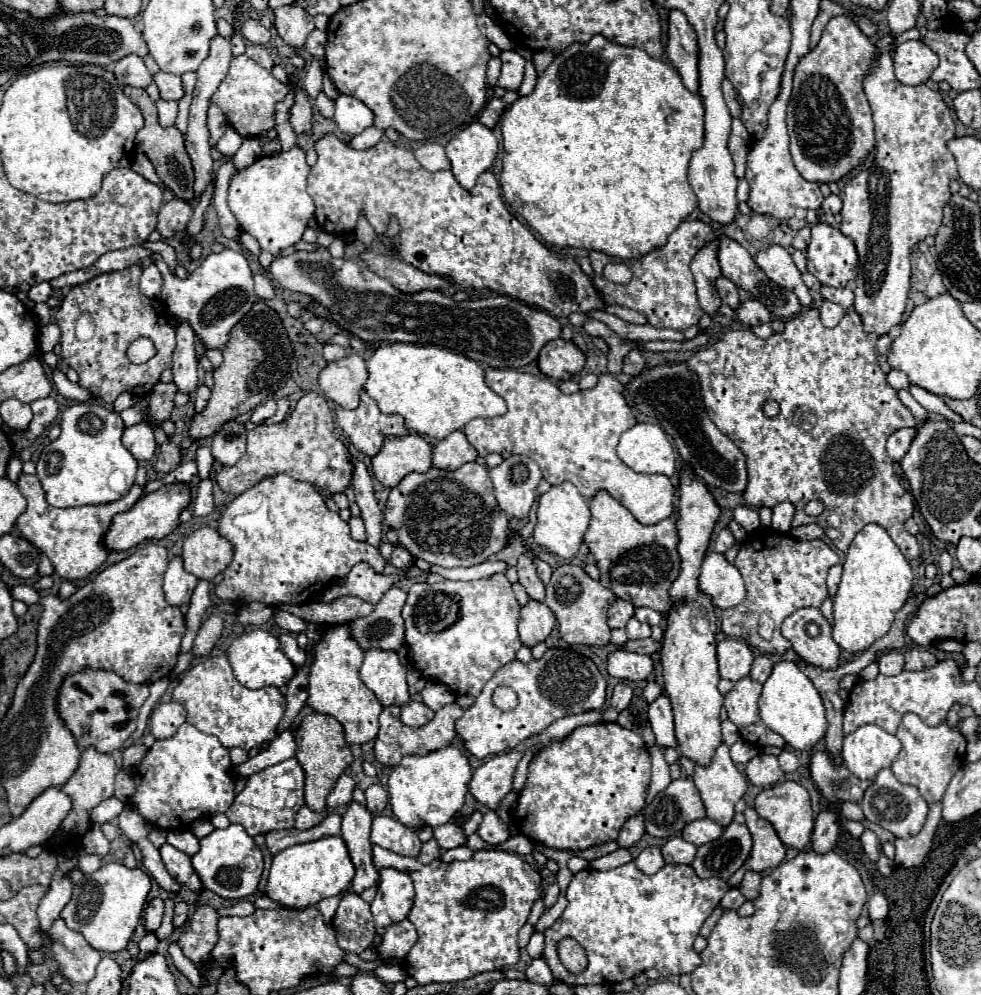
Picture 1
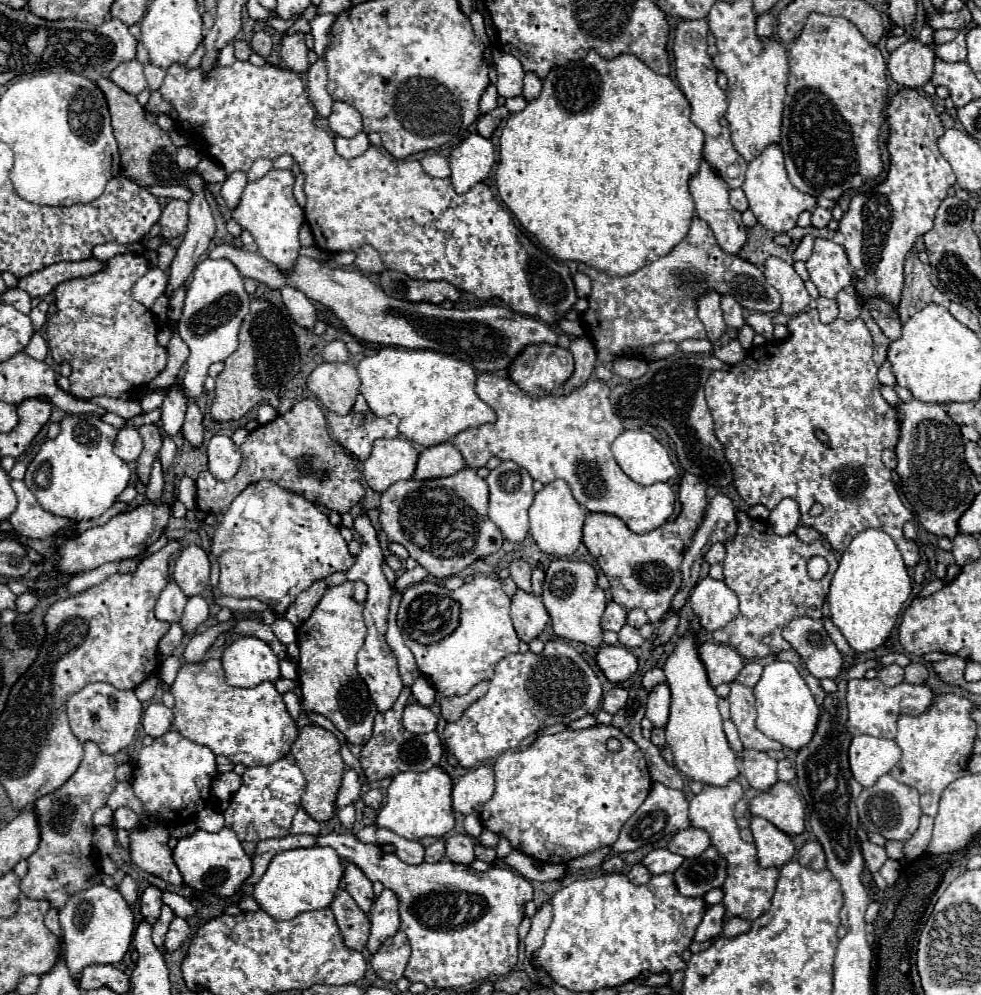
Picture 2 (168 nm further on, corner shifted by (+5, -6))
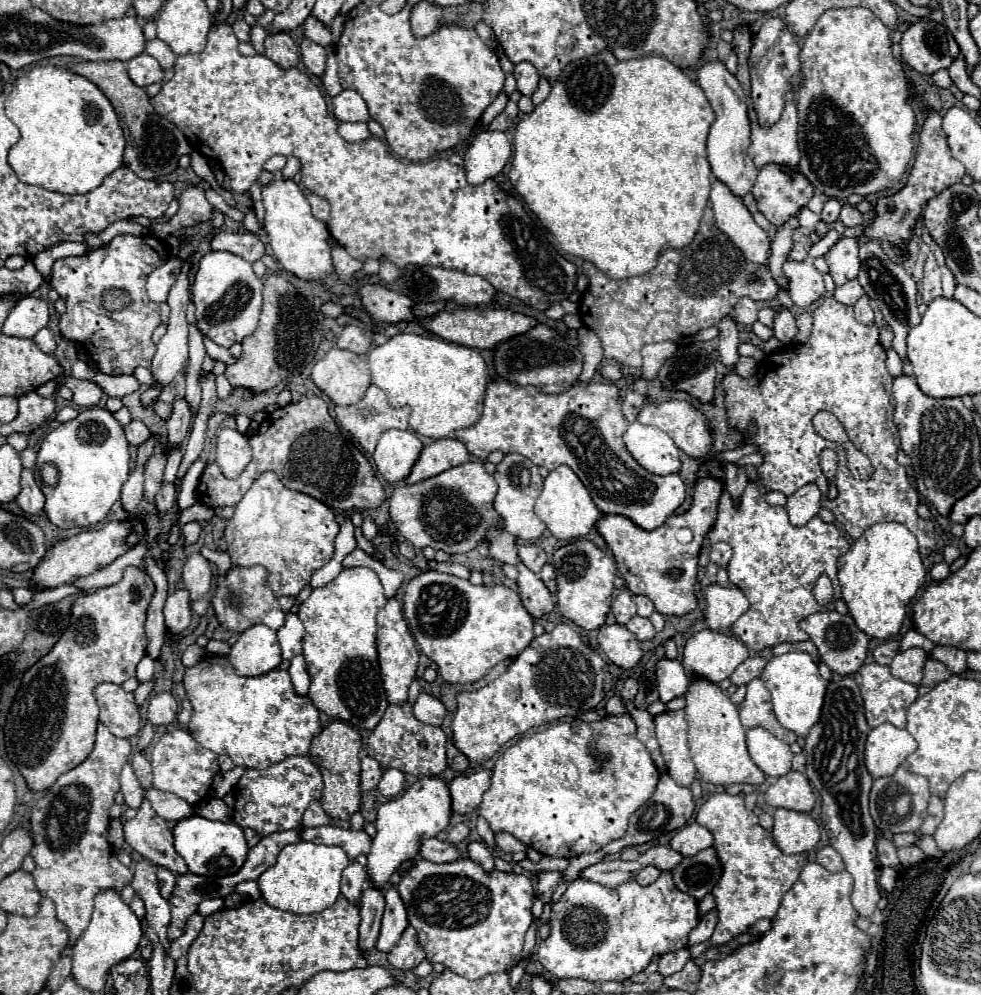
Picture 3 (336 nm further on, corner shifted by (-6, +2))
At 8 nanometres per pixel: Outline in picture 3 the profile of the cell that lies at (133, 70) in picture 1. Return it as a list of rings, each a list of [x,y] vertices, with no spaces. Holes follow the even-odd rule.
[[[142,52],[140,56],[136,56],[136,58],[132,58],[128,64],[126,64],[126,68],[128,68],[128,74],[130,74],[130,78],[132,78],[132,82],[136,84],[136,86],[140,86],[140,88],[146,88],[148,84],[152,84],[152,82],[162,82],[162,78],[164,78],[164,70],[162,70],[162,66],[158,64],[158,60],[154,60],[150,54],[146,54],[146,52]]]

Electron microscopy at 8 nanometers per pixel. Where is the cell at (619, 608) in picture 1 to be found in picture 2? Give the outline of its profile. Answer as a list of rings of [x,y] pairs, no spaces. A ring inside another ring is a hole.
[[[609,602],[603,614],[603,620],[601,620],[601,628],[619,632],[625,622],[627,622],[627,610],[615,602]]]

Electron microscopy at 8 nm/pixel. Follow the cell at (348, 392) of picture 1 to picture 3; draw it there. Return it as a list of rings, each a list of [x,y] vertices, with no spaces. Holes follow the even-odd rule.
[[[330,348],[312,368],[312,382],[340,406],[356,404],[372,384],[368,362],[342,348]]]

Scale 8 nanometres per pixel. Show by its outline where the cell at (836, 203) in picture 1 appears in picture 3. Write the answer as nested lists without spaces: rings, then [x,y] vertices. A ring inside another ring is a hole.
[[[830,198],[830,200],[824,204],[824,210],[822,210],[822,220],[824,220],[826,224],[836,222],[836,220],[838,220],[838,214],[840,214],[840,208],[842,208],[842,204],[840,204],[838,200]]]

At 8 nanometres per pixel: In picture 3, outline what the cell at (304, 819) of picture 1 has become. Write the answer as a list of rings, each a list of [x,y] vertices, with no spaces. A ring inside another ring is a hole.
[[[314,802],[306,808],[304,812],[304,820],[302,820],[302,826],[308,828],[308,826],[324,826],[324,824],[330,824],[332,818],[324,812],[322,804],[320,802]]]

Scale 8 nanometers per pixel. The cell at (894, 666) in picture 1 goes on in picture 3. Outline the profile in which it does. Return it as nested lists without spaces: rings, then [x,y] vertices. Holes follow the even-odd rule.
[[[908,648],[908,650],[900,652],[898,656],[894,656],[894,660],[890,664],[892,676],[896,676],[896,678],[900,678],[904,682],[910,682],[914,686],[920,686],[922,668],[924,668],[926,660],[928,660],[928,652],[926,650]]]

